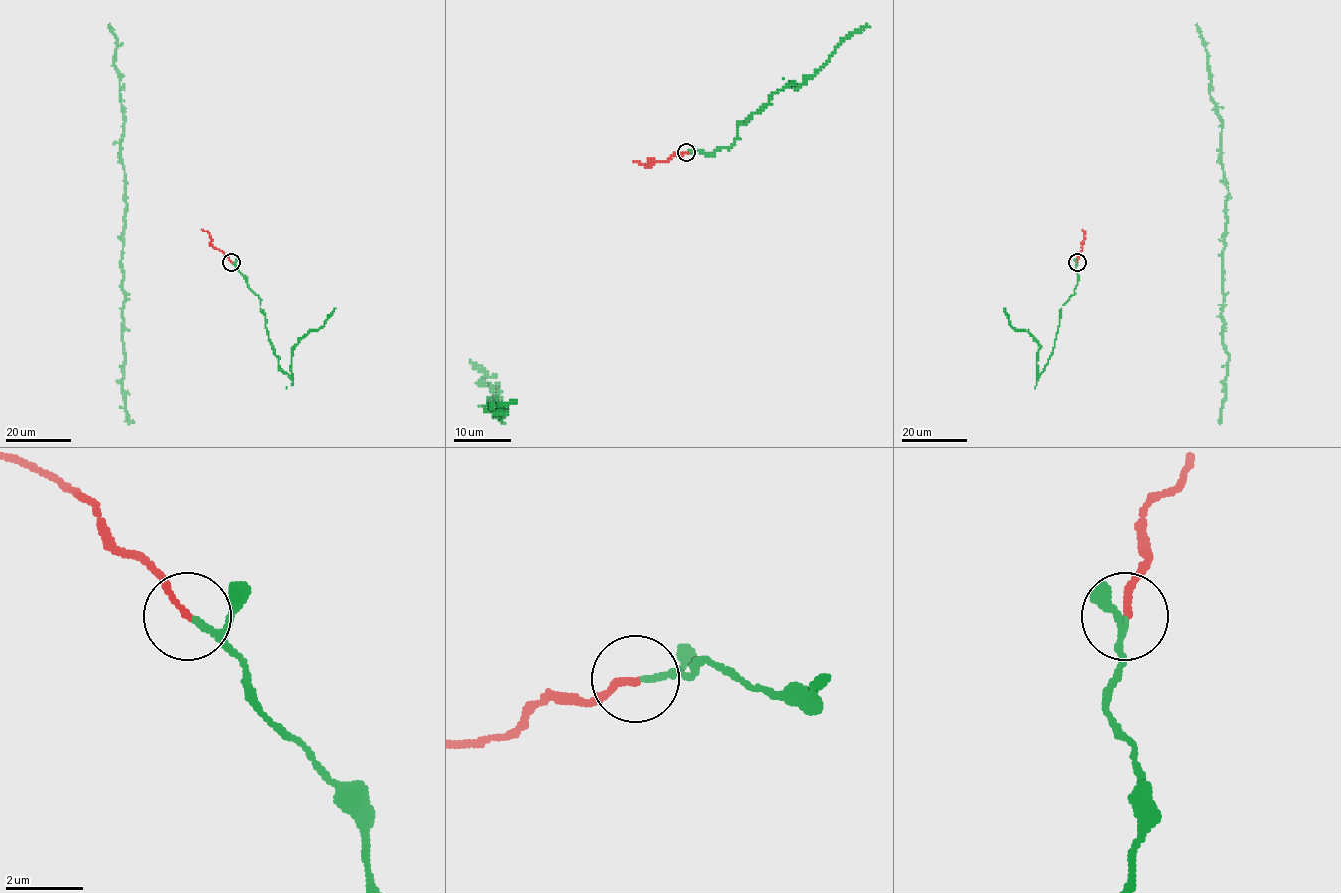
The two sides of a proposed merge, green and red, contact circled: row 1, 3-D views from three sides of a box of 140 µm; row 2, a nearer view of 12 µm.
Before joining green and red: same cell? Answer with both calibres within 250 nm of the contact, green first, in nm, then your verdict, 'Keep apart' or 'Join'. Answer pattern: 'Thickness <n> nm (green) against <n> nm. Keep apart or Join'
Thickness 110 nm (green) against 160 nm. Join

